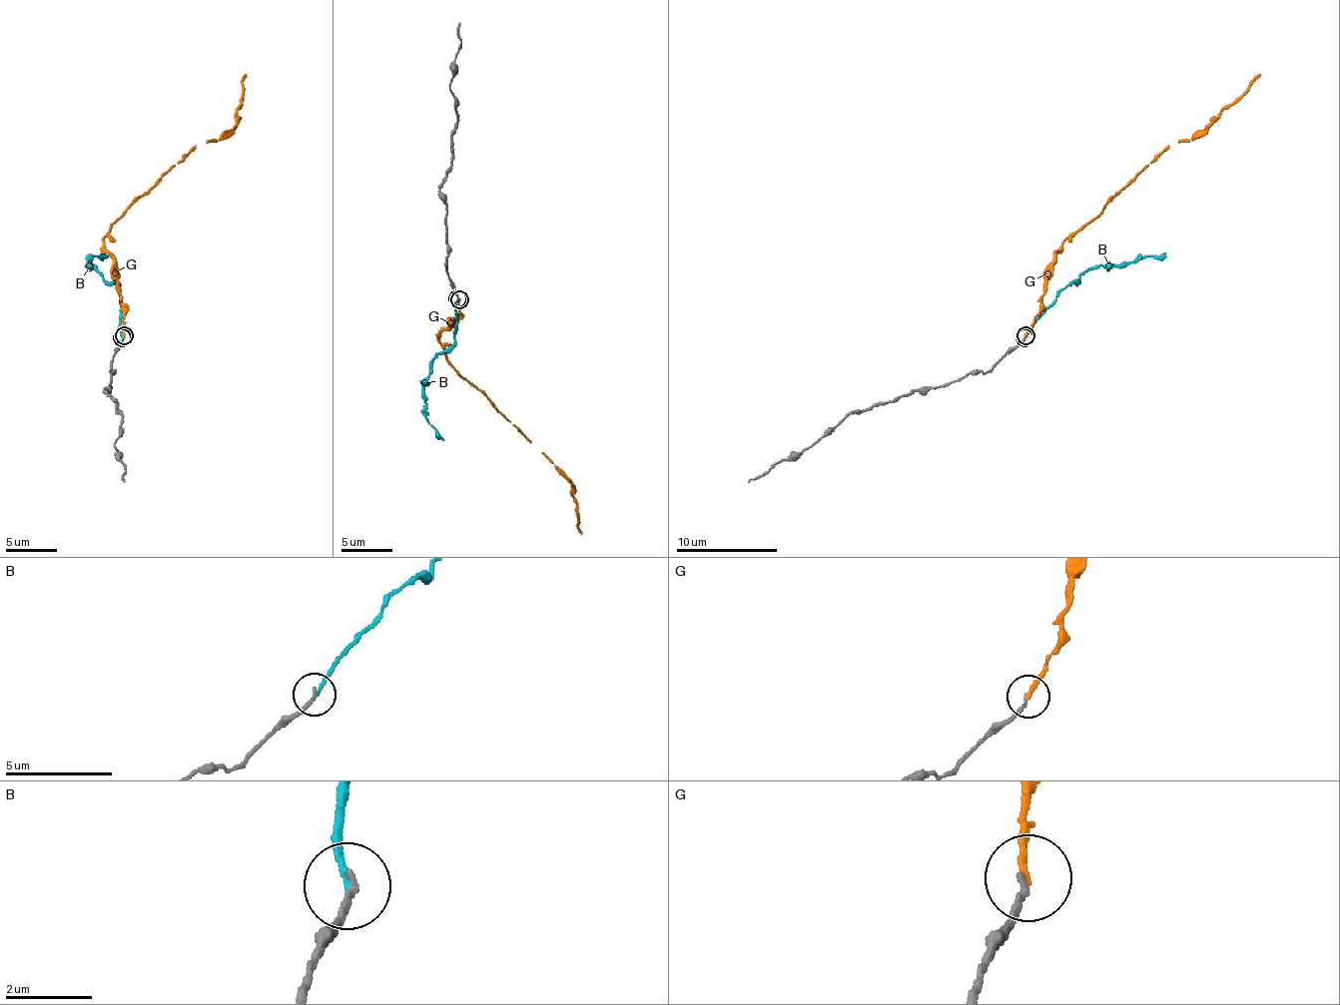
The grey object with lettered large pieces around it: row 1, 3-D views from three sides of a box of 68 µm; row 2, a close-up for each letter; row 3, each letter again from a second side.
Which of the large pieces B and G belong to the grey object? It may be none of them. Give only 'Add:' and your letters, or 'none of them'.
Add: G

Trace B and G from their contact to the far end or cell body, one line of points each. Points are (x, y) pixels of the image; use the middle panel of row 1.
B: (457, 298), (455, 342), (432, 359), (432, 372), (422, 390), (424, 418), (442, 440)
G: (460, 298), (457, 314), (440, 342), (450, 364), (569, 481), (577, 504), (577, 529), (582, 534)

